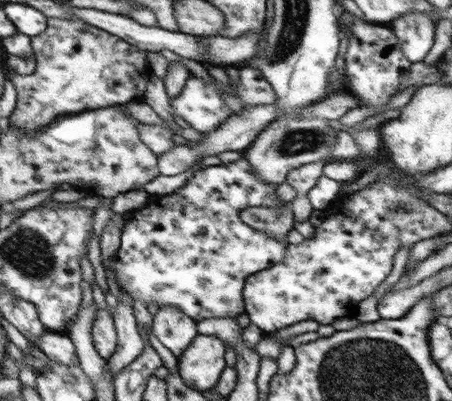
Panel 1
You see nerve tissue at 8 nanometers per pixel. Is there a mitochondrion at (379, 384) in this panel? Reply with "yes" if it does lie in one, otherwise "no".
yes

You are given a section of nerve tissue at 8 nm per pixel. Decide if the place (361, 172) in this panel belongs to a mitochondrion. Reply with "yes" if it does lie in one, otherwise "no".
no

